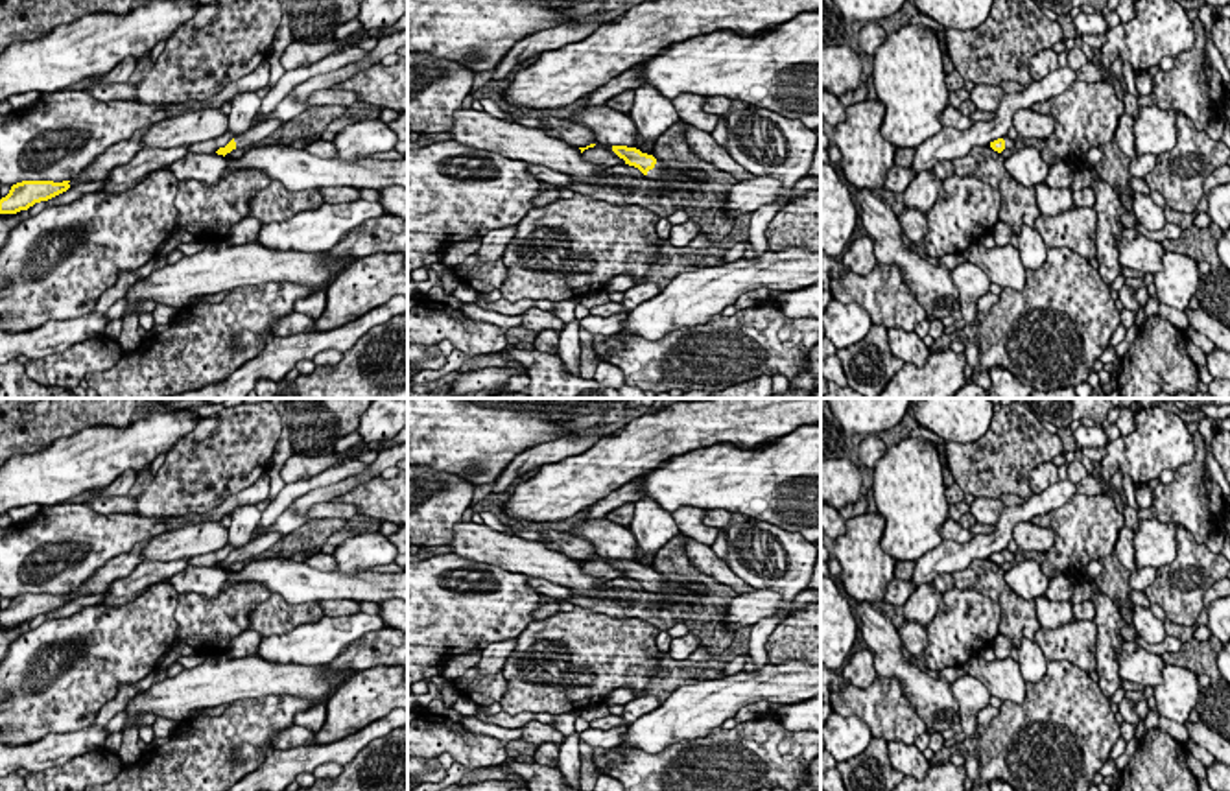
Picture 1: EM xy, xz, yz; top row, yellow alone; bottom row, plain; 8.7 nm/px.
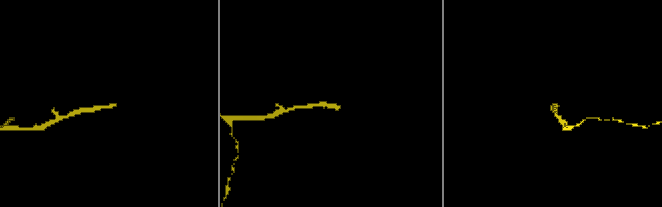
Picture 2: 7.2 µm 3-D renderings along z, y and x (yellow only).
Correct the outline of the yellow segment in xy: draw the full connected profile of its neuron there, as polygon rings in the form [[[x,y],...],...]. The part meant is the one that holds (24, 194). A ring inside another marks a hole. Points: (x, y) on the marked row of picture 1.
[[[22,181],[11,186],[9,194],[0,199],[0,214],[17,214],[35,203],[48,201],[70,188],[70,181]]]

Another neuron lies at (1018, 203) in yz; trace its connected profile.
[[[974,146],[964,157],[952,160],[955,175],[981,179],[1001,192],[999,221],[1020,234],[1023,225],[1035,227],[1040,216],[1036,190],[1014,181],[1003,162],[1005,159],[990,146]]]

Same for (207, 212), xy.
[[[251,168],[229,170],[214,186],[195,179],[177,181],[177,229],[188,230],[195,243],[227,240],[229,230],[249,218],[251,199],[269,183],[264,171]]]

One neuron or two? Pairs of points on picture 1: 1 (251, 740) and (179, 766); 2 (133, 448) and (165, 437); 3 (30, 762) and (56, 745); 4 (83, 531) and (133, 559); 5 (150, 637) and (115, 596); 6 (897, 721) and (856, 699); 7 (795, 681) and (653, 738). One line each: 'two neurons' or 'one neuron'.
1: one neuron
2: one neuron
3: one neuron
4: two neurons
5: two neurons
6: one neuron
7: one neuron

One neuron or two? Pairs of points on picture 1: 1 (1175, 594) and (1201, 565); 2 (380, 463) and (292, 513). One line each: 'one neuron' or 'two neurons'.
1: one neuron
2: one neuron

